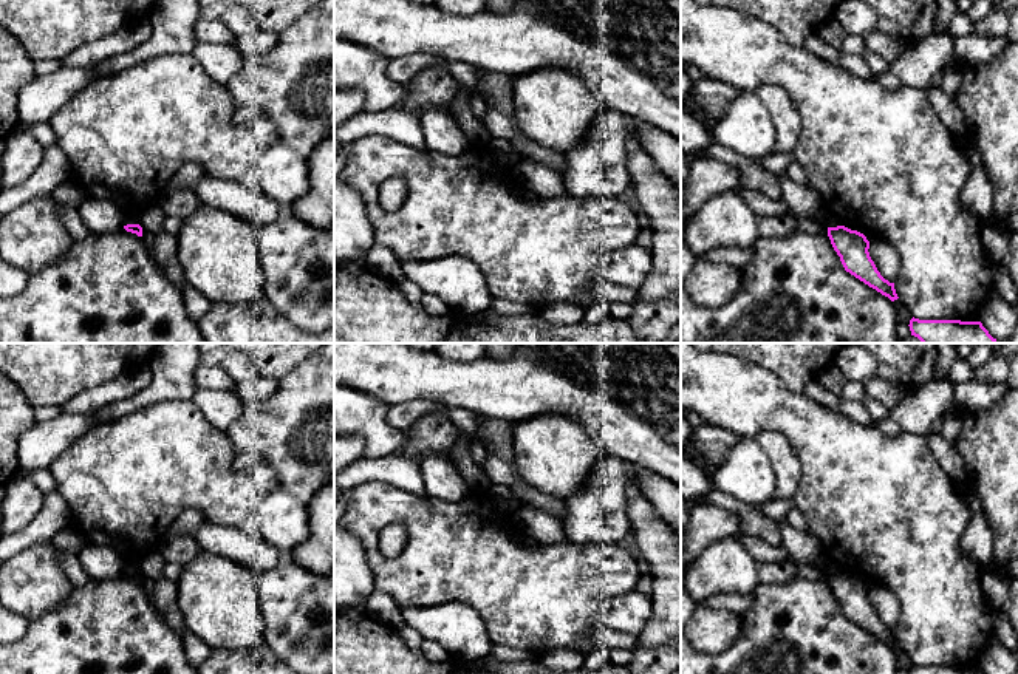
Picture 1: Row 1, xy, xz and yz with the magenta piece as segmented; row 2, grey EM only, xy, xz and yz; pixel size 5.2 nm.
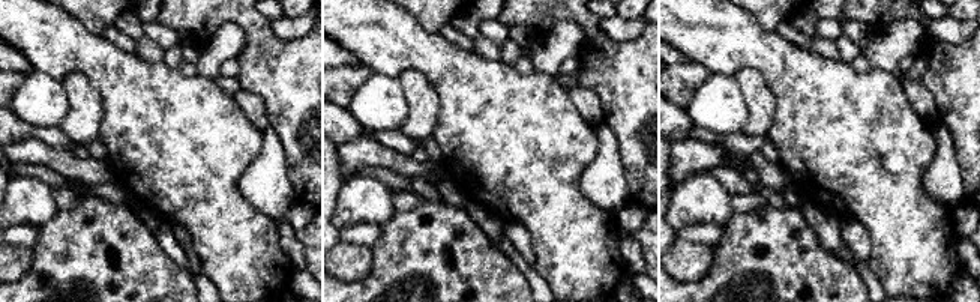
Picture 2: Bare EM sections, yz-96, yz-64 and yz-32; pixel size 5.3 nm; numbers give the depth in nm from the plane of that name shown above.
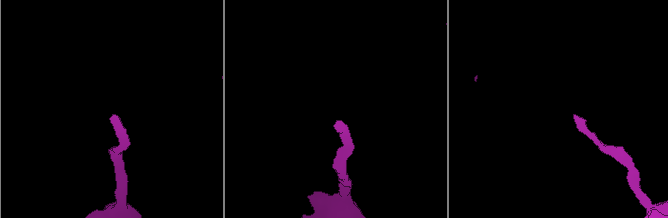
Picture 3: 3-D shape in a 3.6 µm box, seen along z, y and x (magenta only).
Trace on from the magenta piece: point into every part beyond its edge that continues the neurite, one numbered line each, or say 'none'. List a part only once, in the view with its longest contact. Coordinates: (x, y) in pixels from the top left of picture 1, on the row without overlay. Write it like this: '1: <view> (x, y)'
none

